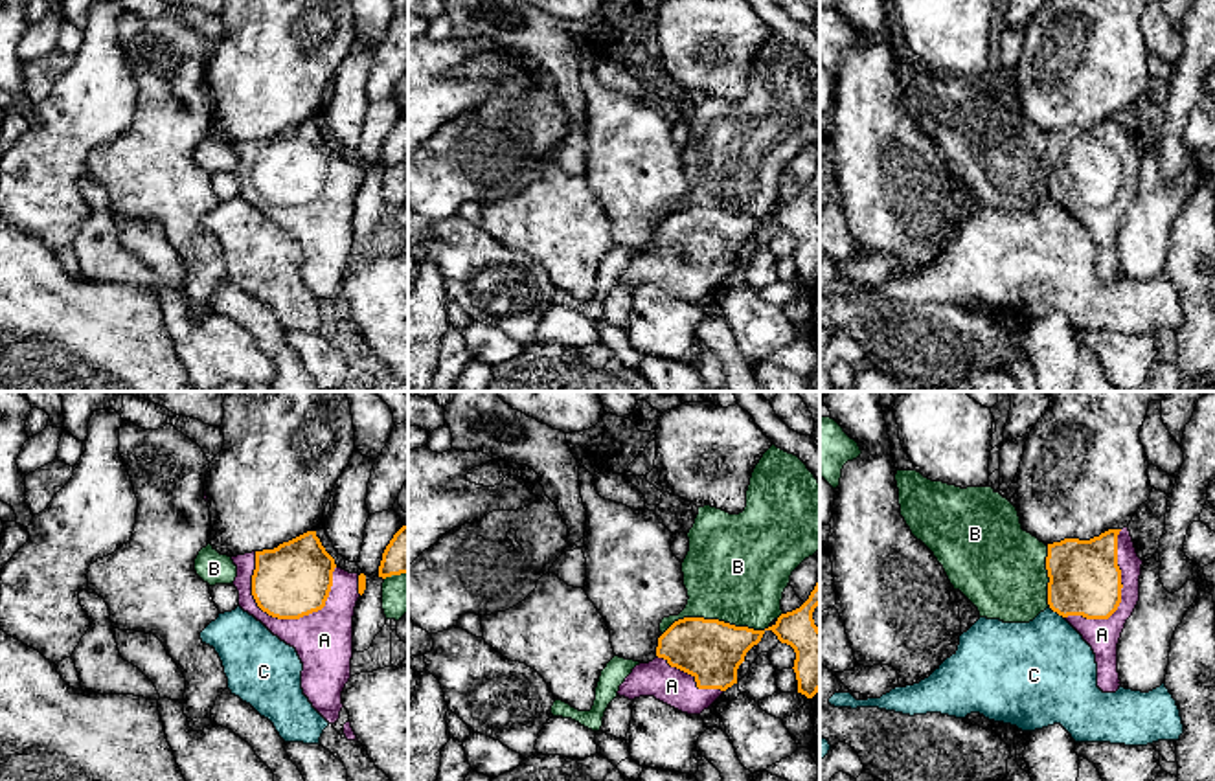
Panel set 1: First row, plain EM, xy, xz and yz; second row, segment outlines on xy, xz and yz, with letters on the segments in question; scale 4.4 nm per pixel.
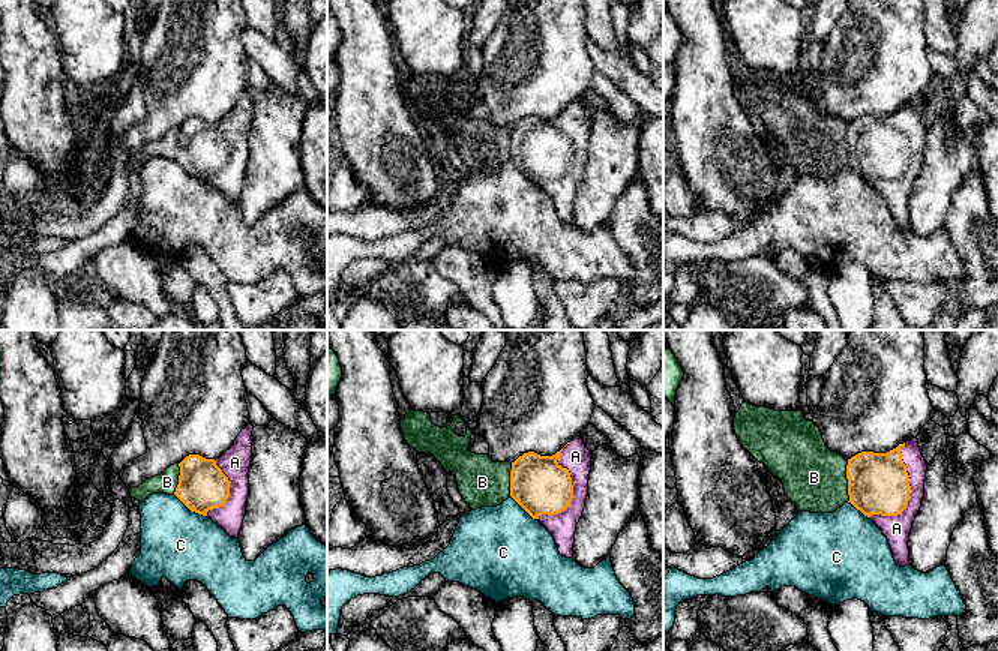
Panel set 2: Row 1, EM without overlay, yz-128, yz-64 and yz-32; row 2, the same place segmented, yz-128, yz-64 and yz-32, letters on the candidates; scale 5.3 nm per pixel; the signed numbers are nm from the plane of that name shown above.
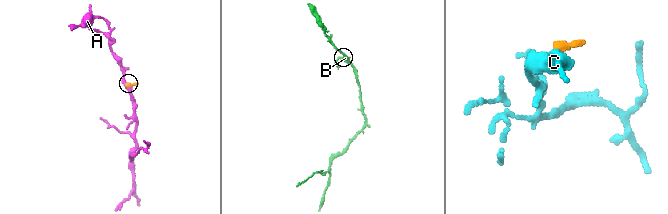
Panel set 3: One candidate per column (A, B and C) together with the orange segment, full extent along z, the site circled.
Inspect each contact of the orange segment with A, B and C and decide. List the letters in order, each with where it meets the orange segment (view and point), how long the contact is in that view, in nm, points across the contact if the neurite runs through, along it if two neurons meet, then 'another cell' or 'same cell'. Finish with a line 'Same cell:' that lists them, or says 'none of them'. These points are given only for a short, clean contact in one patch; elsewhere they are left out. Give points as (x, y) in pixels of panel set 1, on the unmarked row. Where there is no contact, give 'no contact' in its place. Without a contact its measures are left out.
A: contact xy (304, 203); length 400 nm; same cell
B: contact xz (715, 208); length 480 nm; another cell
C: contact yz (1056, 199); length 90 nm; border yz (1048, 195), (1063, 206); another cell
Same cell: A

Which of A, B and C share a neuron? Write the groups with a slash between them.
A / B / C

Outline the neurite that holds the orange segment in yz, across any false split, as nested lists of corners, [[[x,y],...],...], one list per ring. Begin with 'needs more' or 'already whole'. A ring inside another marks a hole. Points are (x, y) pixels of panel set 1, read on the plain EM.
needs more; [[[1129,116],[1108,118],[1090,129],[1064,127],[1048,132],[1048,193],[1092,235],[1097,252],[1097,276],[1103,281],[1116,281],[1121,274],[1118,232],[1140,189],[1141,153]]]

